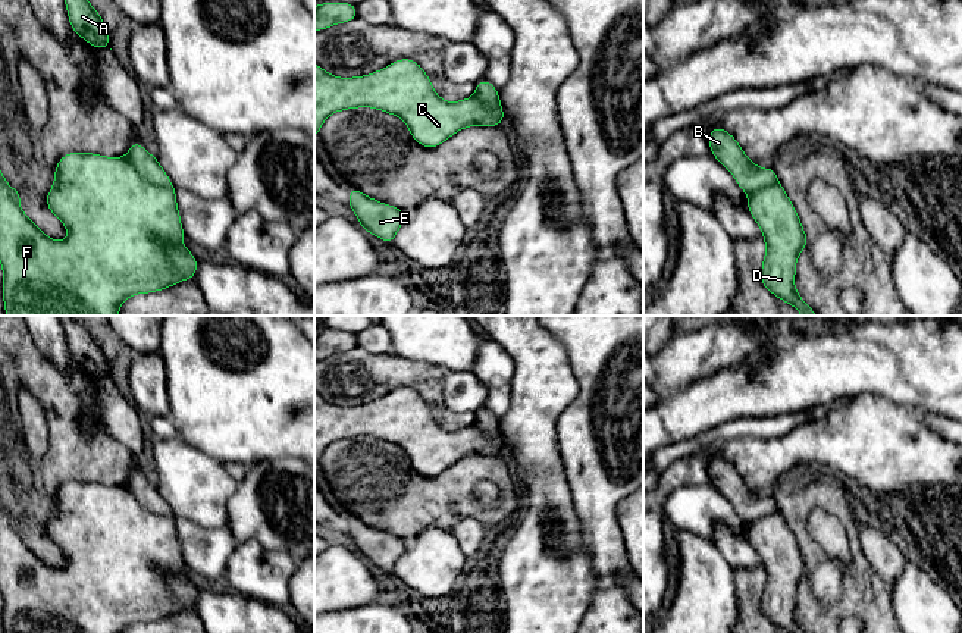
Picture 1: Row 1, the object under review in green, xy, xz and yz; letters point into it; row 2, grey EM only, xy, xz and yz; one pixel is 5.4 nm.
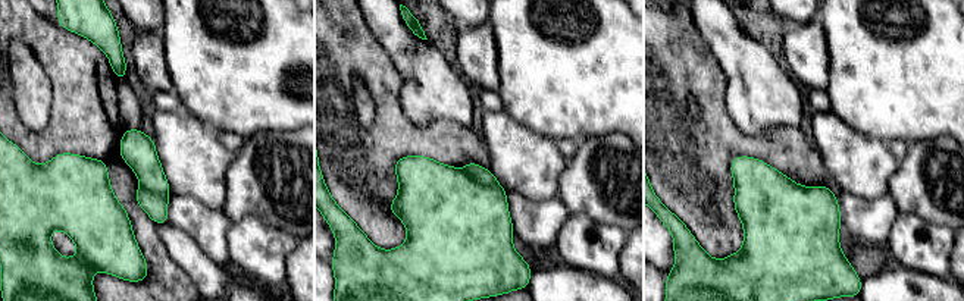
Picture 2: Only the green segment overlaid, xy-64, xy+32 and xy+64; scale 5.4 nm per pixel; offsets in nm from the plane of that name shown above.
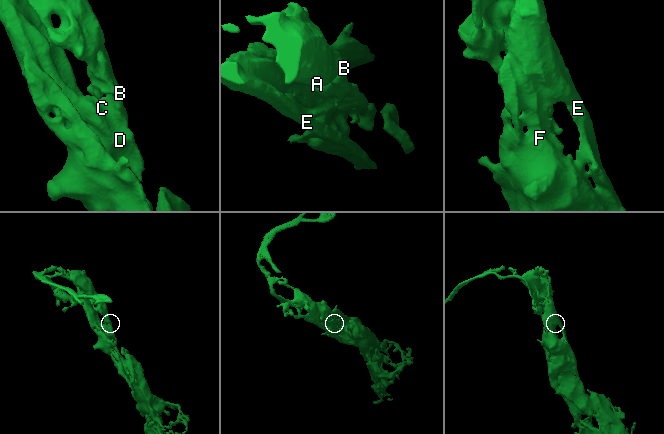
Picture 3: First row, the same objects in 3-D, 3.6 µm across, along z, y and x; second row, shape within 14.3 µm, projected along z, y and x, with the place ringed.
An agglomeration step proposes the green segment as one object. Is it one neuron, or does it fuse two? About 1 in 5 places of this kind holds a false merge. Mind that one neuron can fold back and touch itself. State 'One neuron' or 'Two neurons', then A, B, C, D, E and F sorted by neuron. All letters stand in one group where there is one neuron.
One neuron. Groups: A B C D E F

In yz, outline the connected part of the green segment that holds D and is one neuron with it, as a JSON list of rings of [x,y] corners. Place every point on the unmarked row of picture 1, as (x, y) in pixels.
[[[712,457],[708,471],[714,486],[749,524],[749,543],[759,554],[767,574],[759,602],[762,614],[787,633],[806,633],[795,617],[795,604],[798,583],[805,580],[809,568],[775,498],[758,496],[723,457]]]

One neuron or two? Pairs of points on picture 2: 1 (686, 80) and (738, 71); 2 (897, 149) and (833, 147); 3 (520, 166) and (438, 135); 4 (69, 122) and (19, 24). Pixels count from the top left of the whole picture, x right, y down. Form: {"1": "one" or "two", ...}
{"1": "two", "2": "two", "3": "two", "4": "one"}

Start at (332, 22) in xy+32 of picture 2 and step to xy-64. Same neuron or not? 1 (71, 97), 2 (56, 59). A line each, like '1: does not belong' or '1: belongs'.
1: belongs
2: belongs

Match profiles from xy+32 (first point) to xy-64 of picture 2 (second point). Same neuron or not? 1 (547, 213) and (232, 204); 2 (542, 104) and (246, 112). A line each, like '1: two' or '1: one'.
1: two
2: one

